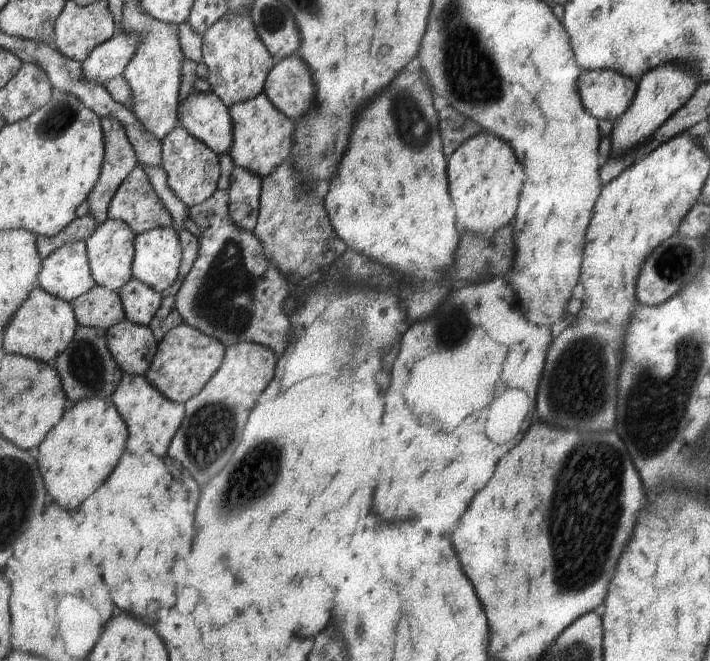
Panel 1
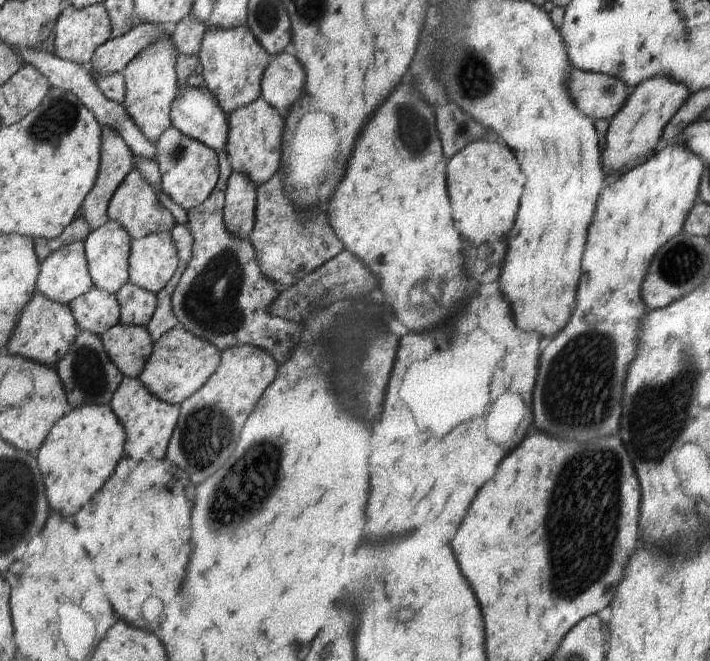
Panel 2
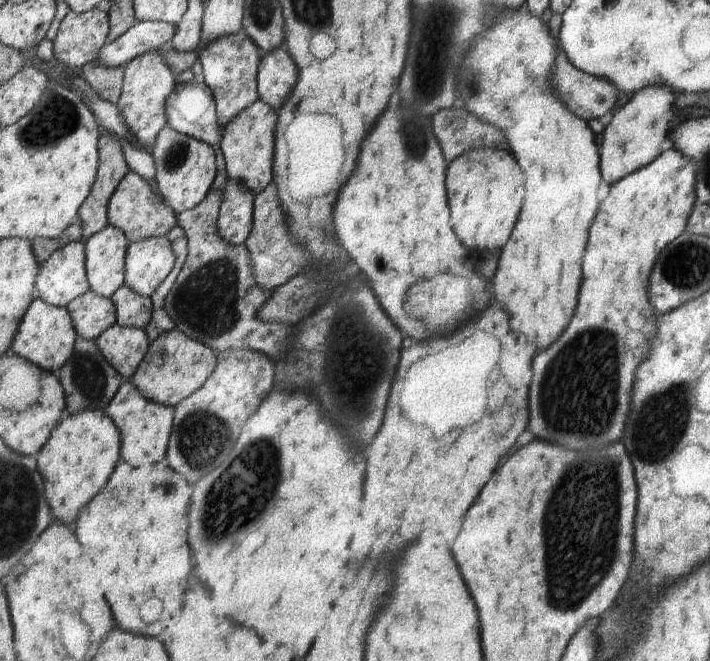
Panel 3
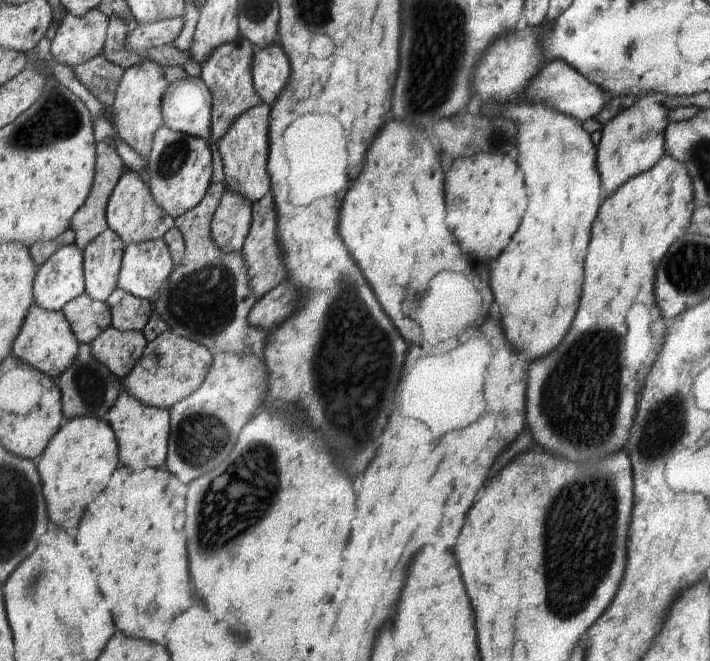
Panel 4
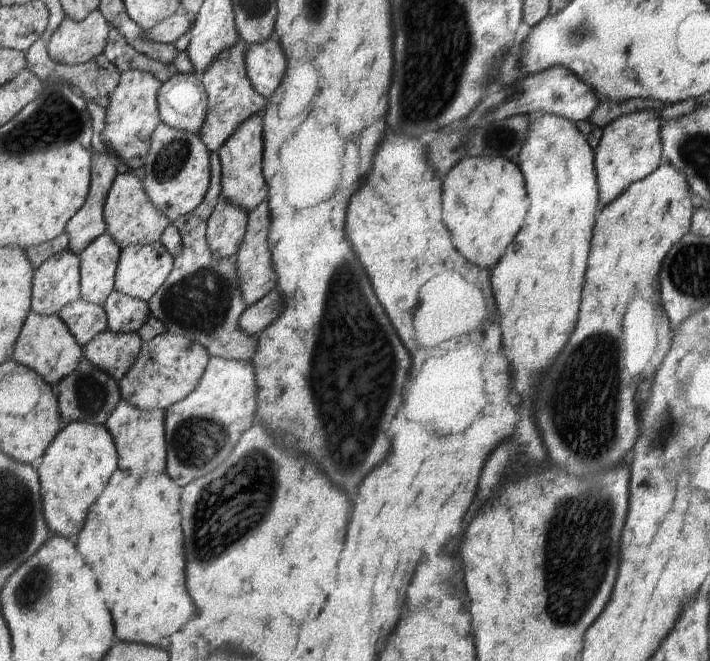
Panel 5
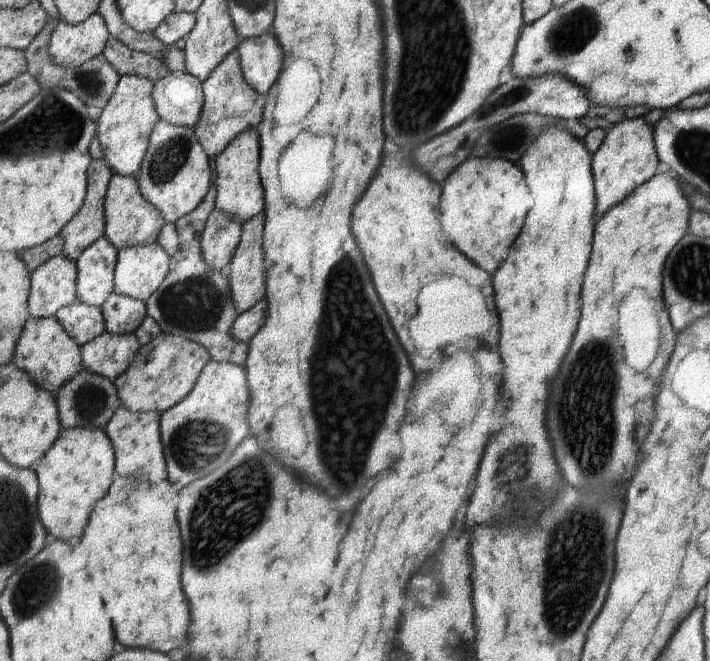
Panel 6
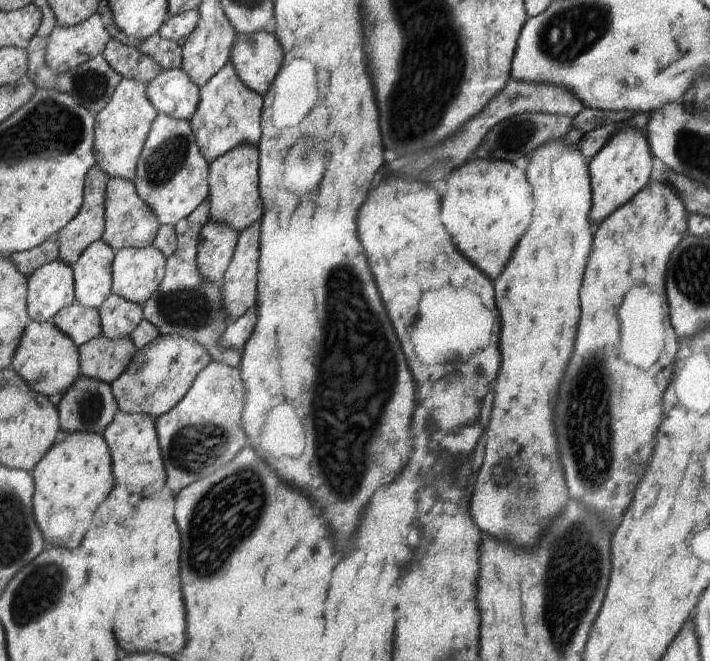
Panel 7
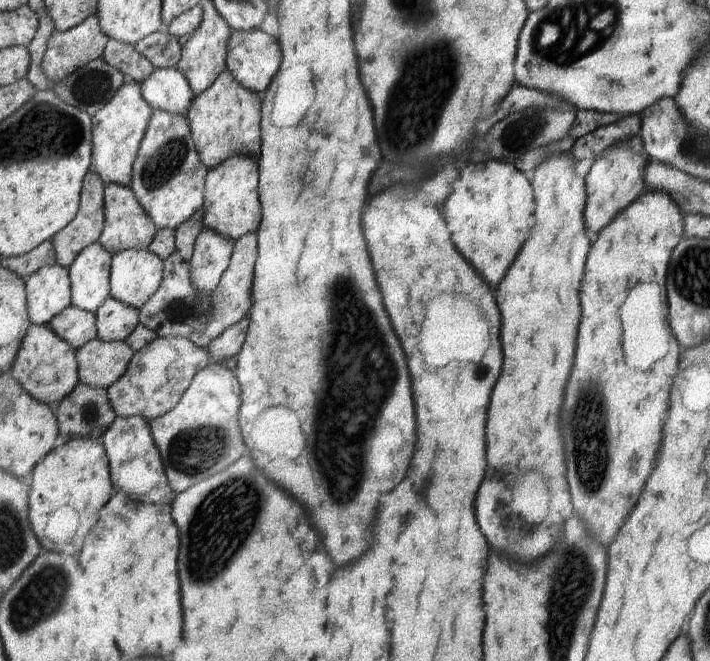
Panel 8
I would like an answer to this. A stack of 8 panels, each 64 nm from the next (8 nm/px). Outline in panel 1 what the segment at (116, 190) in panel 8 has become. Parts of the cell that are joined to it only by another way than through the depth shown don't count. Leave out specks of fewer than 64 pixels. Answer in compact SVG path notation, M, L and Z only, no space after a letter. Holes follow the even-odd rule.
M139 164L123 181L111 201L109 212L111 219L123 220L137 236L175 224L143 167Z

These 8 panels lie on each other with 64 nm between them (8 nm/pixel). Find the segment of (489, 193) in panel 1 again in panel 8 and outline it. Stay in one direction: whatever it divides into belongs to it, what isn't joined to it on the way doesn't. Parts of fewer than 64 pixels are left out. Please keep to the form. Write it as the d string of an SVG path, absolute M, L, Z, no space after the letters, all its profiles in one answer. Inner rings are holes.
M489 160L485 164L471 164L467 170L463 170L463 174L459 174L455 194L445 206L443 216L451 226L455 246L463 250L463 256L491 286L497 286L505 278L525 240L533 234L533 212L535 198L527 174L509 162Z

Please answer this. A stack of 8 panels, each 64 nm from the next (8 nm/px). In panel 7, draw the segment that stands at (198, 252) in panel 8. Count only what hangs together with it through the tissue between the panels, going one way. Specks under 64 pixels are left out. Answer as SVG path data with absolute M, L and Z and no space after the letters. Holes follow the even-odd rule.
M210 220L201 232L199 240L199 270L207 282L223 282L231 266L240 234L221 222Z

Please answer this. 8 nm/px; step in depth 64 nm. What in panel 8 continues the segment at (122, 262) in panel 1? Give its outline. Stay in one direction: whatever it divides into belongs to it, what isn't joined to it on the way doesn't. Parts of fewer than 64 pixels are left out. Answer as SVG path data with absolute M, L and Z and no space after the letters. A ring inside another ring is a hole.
M102 242L88 246L69 267L72 305L95 314L111 297L114 254Z

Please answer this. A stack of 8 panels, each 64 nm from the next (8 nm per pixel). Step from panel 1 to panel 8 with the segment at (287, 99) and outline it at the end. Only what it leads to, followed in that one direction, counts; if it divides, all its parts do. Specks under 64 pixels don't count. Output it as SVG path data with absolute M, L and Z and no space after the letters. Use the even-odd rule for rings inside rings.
M232 29L227 50L229 50L227 68L240 83L243 83L243 86L255 92L263 92L269 88L283 62L282 45L279 39L260 29L249 31Z

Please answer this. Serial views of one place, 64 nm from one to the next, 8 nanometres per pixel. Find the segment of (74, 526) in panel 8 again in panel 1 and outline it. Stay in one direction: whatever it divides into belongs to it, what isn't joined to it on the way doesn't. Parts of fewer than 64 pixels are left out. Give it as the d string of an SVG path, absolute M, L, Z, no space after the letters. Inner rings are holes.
M92 398L70 404L63 422L39 446L39 470L55 502L67 510L79 508L115 470L127 448L130 429L112 398Z

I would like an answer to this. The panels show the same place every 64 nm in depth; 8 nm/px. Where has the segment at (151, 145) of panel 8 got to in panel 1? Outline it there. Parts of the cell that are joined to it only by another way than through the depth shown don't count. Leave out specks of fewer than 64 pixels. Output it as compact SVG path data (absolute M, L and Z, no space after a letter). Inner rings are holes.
M180 124L163 140L163 166L167 174L167 185L178 200L187 208L203 204L218 189L222 177L220 154L211 150L207 143L201 142L194 134L187 132Z

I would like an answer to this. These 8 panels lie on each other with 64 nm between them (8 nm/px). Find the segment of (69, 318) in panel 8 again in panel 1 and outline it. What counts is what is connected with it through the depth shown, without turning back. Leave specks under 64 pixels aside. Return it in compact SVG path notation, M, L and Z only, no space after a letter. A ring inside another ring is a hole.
M95 285L93 290L71 302L79 324L108 331L126 319L122 295Z

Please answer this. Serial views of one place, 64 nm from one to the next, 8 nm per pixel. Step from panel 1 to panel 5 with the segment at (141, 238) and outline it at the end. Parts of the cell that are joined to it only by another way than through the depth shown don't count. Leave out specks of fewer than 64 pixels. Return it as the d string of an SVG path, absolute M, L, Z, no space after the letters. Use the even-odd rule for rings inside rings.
M159 240L153 244L133 245L122 249L118 266L115 291L124 292L133 298L151 301L159 288L168 282L174 269L174 256L163 246Z

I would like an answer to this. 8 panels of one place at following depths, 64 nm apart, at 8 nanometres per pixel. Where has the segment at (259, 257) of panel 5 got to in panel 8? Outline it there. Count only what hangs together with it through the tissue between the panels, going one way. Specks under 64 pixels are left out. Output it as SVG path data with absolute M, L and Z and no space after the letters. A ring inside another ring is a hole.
M257 232L247 234L246 237L236 242L230 266L227 268L226 274L223 276L218 288L211 293L214 308L208 312L211 316L207 316L207 330L203 330L203 334L193 332L187 340L191 340L197 346L207 349L216 338L219 338L220 334L225 333L231 326L235 326L235 324L241 322L249 314L251 306L253 306L252 293L254 290L255 268L258 256Z

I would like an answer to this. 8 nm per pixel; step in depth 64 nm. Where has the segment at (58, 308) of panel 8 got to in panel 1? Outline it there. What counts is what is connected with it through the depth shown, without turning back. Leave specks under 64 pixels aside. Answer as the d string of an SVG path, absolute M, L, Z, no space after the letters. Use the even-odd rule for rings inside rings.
M72 242L43 259L40 282L43 290L72 302L97 285L91 270L86 242Z

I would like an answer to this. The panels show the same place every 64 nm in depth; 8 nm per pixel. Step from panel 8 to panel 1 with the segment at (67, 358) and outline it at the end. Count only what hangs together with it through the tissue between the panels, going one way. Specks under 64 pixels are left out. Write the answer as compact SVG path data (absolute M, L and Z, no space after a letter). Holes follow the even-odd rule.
M38 286L31 293L29 300L19 308L19 312L11 321L11 326L7 326L5 352L53 364L71 346L78 333L79 325L74 306L71 306L70 302L65 302Z

